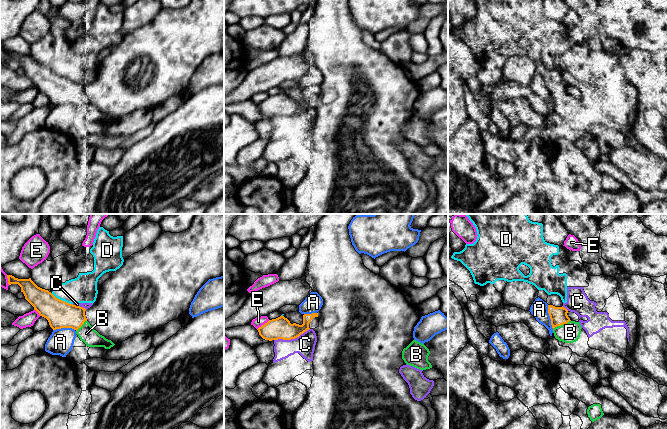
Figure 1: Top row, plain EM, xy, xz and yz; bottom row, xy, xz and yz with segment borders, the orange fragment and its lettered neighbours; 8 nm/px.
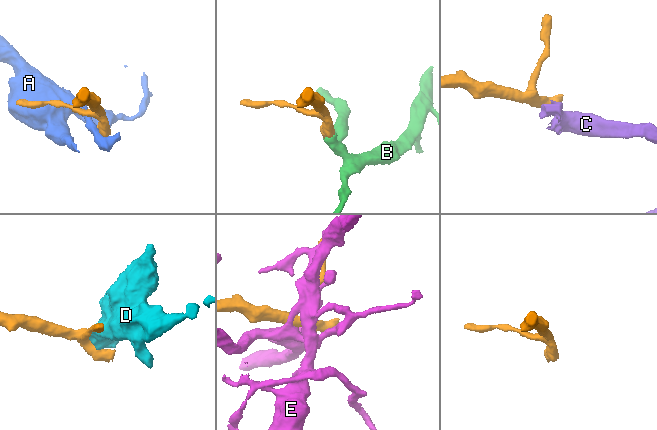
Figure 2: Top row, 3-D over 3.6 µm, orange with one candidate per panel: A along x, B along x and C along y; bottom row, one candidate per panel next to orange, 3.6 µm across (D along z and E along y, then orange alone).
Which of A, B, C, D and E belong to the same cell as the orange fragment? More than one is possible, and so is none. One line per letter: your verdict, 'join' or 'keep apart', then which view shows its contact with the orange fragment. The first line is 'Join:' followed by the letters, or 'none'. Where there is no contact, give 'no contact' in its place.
Join: B
A: keep apart | yz
B: join | yz
C: keep apart | xz
D: keep apart | xy
E: keep apart | xz

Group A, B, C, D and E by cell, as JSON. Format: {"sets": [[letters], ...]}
{"sets": [["A"], ["B"], ["C", "D"], ["E"]]}

